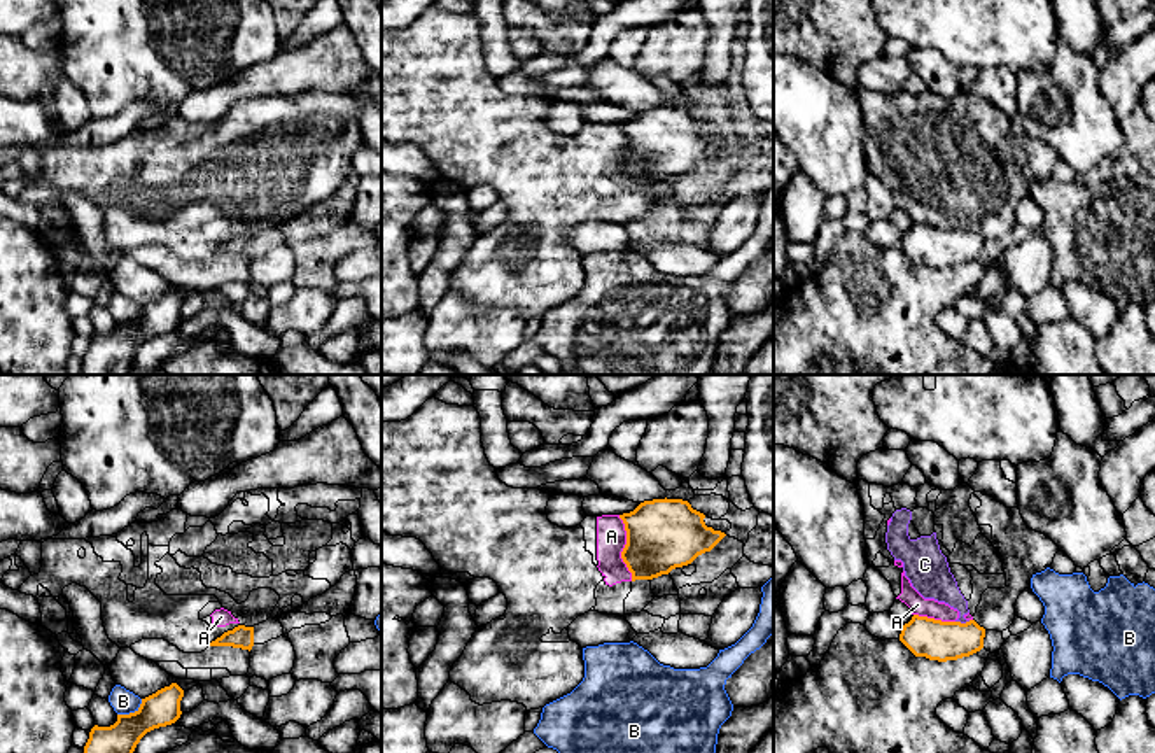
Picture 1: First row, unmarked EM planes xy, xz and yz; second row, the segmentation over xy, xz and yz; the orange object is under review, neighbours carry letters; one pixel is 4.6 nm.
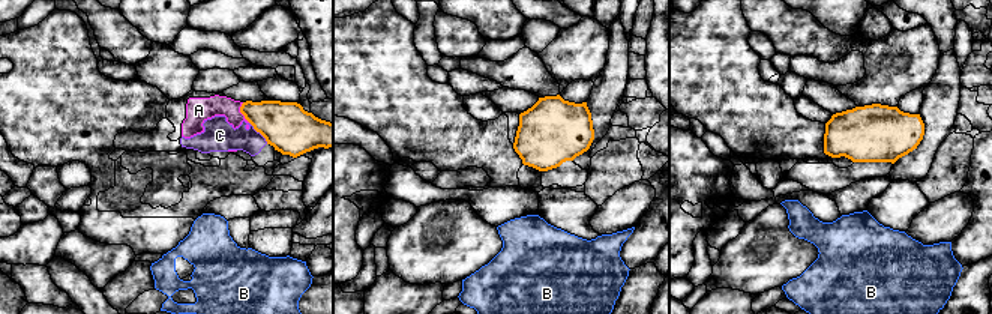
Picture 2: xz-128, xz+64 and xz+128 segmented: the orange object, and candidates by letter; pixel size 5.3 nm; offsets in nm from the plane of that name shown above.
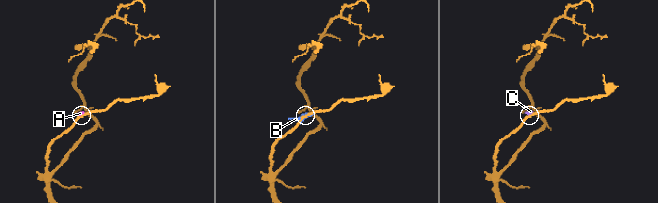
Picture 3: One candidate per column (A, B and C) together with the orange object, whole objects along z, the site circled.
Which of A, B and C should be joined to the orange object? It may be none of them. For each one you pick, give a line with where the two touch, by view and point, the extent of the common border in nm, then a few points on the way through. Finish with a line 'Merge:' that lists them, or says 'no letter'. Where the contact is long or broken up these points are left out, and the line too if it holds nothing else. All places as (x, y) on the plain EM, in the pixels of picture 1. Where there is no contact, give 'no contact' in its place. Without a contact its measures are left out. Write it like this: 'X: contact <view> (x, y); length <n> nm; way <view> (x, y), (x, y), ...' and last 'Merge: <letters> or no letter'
Merge: no letter

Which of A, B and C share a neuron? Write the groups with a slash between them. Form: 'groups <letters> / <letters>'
groups A C / B

